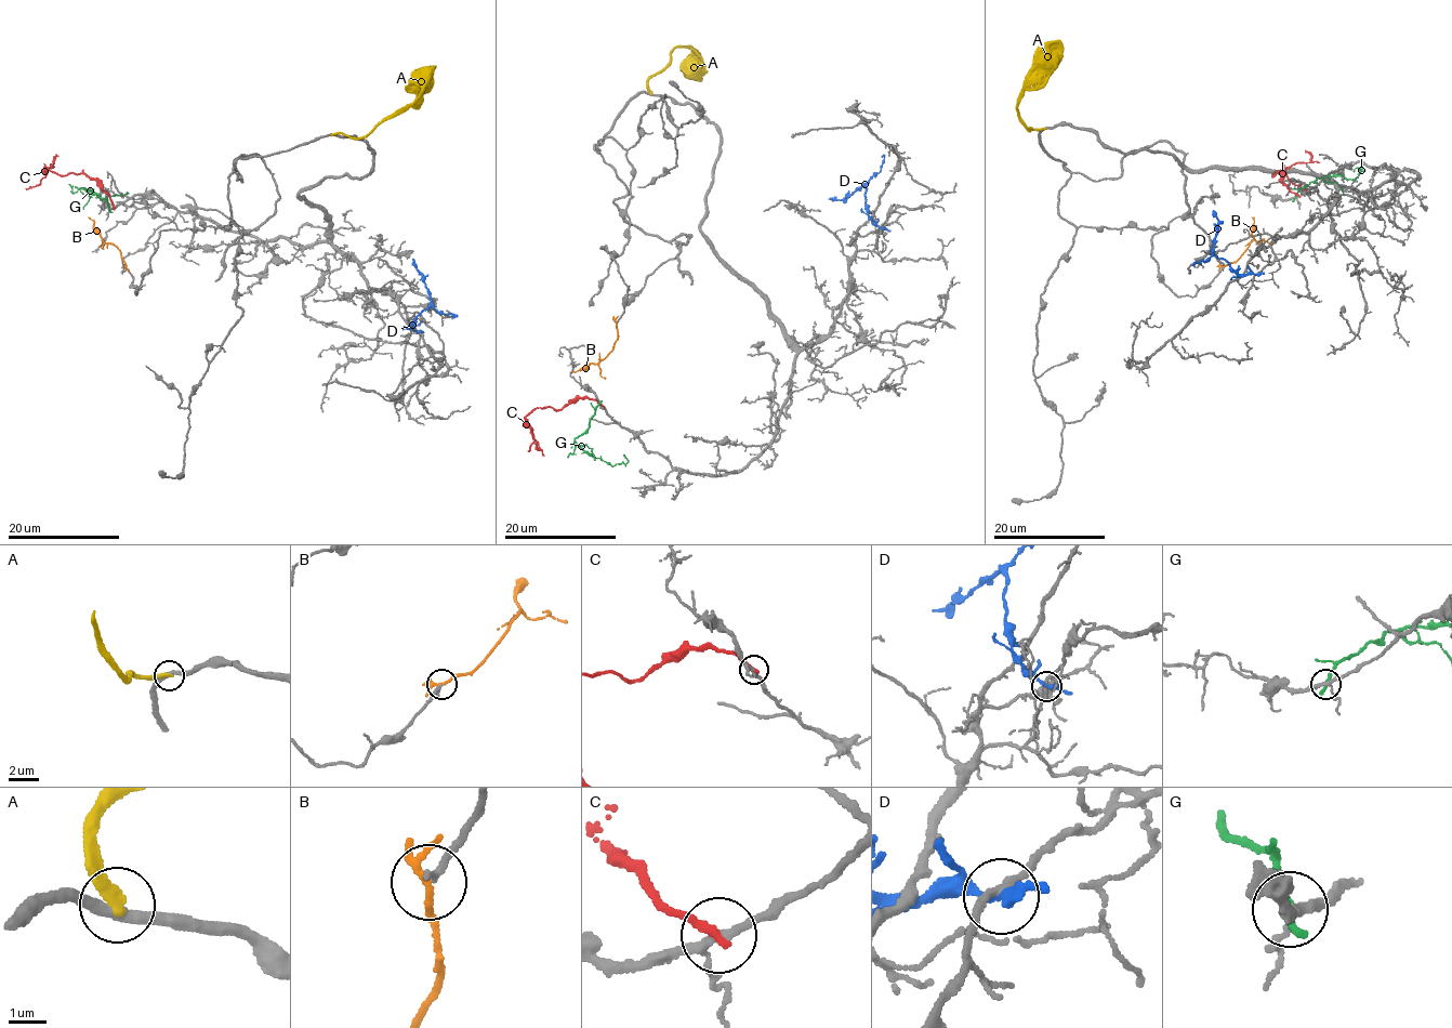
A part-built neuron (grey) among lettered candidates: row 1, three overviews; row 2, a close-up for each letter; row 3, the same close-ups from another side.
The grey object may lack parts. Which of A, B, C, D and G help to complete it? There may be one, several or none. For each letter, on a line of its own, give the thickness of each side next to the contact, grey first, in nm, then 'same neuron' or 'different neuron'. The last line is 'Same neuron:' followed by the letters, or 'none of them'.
A: 320/320 nm | different neuron
B: 200/150 nm | different neuron
C: 160/240 nm | different neuron
D: 190/240 nm | different neuron
G: 200/260 nm | different neuron
Same neuron: none of them

